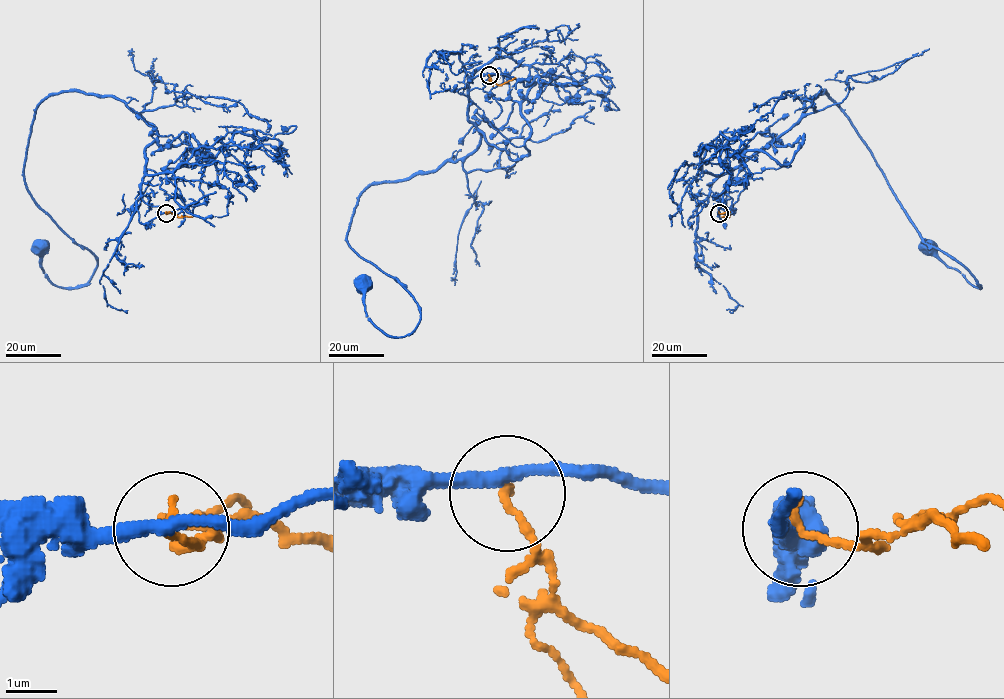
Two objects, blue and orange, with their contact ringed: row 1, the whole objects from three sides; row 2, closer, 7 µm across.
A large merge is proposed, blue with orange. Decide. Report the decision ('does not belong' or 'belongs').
does not belong

